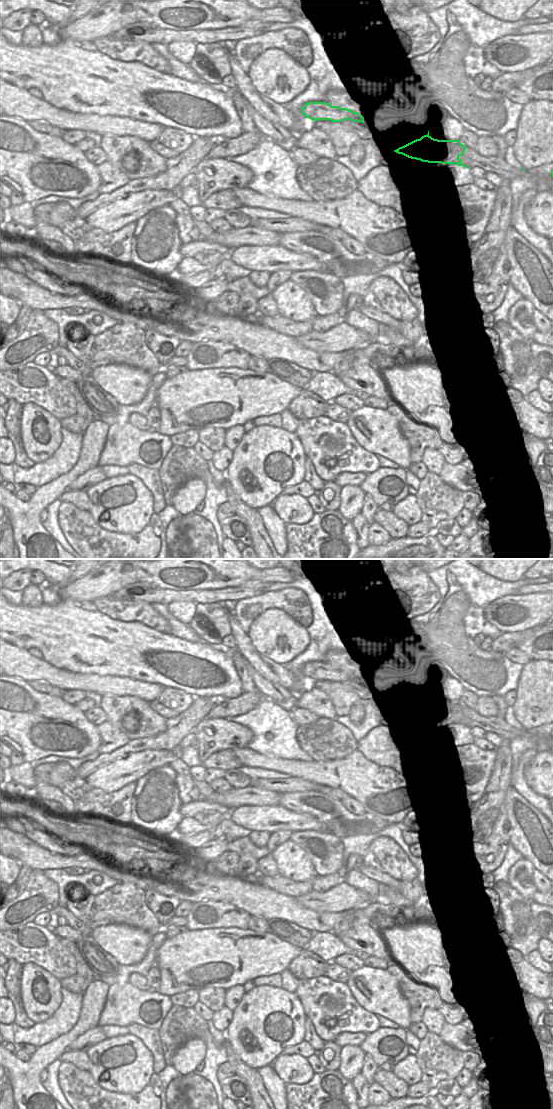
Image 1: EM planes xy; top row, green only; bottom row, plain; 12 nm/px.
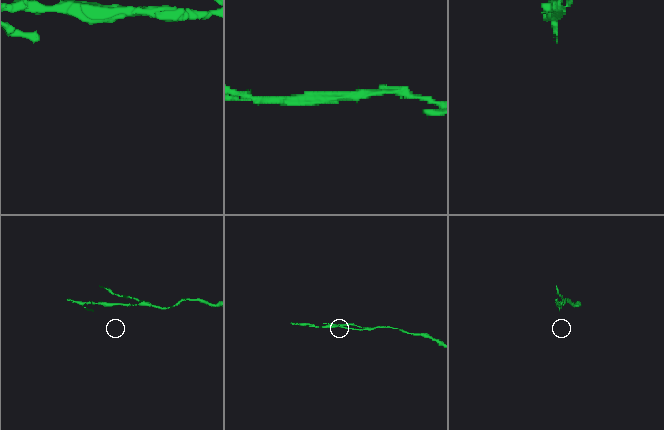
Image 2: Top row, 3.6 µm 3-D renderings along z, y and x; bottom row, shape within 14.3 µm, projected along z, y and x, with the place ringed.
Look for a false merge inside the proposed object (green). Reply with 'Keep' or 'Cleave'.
Cleave.

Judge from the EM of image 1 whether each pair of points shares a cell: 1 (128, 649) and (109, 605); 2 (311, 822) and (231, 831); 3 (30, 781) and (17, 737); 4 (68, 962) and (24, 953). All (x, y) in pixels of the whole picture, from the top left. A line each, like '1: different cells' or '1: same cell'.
1: different cells
2: different cells
3: different cells
4: same cell

